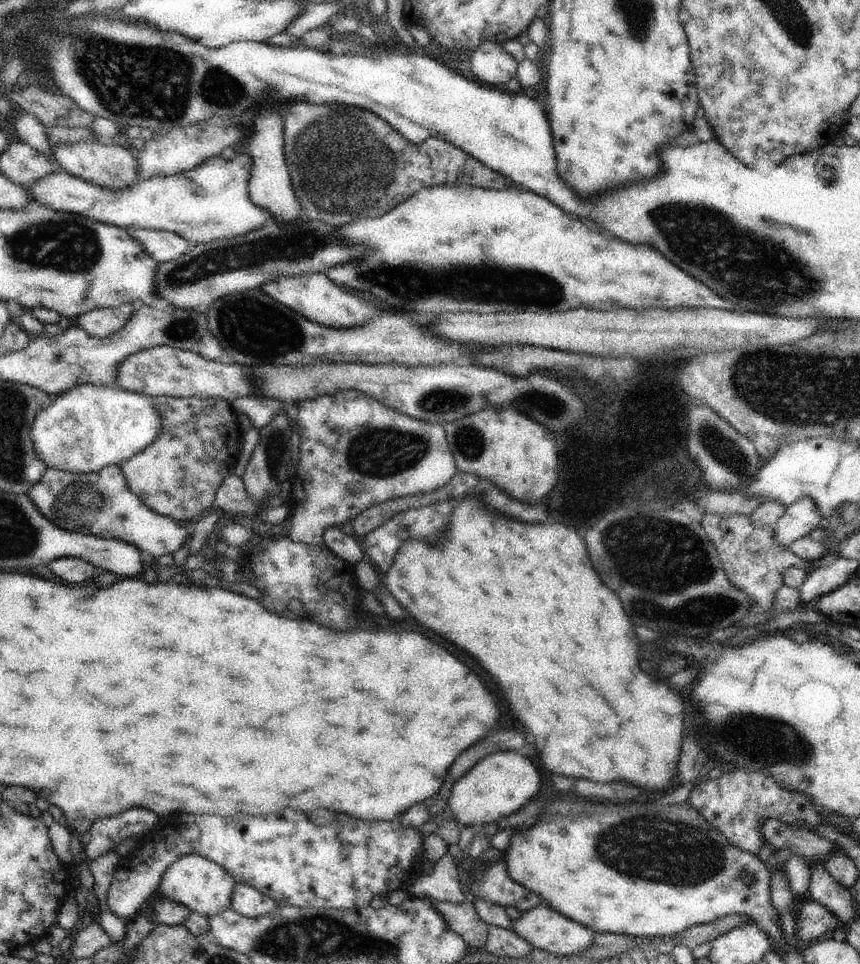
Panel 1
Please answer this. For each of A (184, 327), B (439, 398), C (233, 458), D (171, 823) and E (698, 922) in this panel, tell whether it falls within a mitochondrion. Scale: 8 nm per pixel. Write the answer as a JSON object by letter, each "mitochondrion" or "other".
{"A":"mitochondrion","B":"mitochondrion","C":"other","D":"other","E":"other"}

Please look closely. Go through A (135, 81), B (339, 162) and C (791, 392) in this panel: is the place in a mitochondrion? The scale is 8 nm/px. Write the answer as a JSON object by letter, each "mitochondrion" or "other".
{"A":"mitochondrion","B":"mitochondrion","C":"mitochondrion"}

